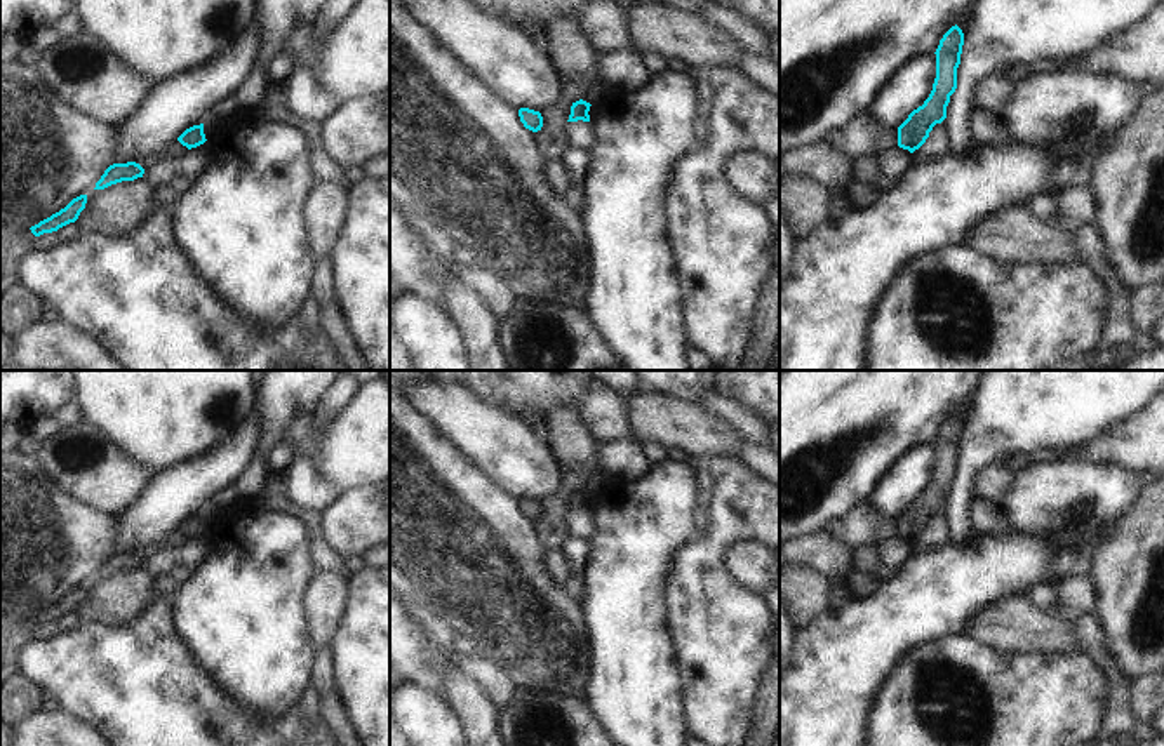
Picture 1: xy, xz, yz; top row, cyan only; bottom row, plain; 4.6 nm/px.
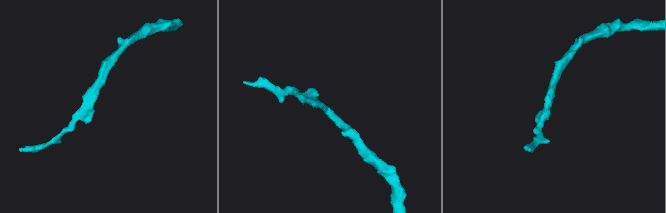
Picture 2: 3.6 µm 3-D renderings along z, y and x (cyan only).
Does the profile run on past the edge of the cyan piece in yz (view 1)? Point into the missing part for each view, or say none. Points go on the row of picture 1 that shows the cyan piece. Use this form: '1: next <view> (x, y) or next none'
1: next none

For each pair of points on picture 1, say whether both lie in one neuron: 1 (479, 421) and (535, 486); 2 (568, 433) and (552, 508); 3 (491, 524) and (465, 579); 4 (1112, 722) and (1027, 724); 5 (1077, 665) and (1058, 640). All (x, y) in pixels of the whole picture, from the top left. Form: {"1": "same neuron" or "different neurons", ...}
{"1": "same neuron", "2": "same neuron", "3": "same neuron", "4": "different neurons", "5": "different neurons"}

